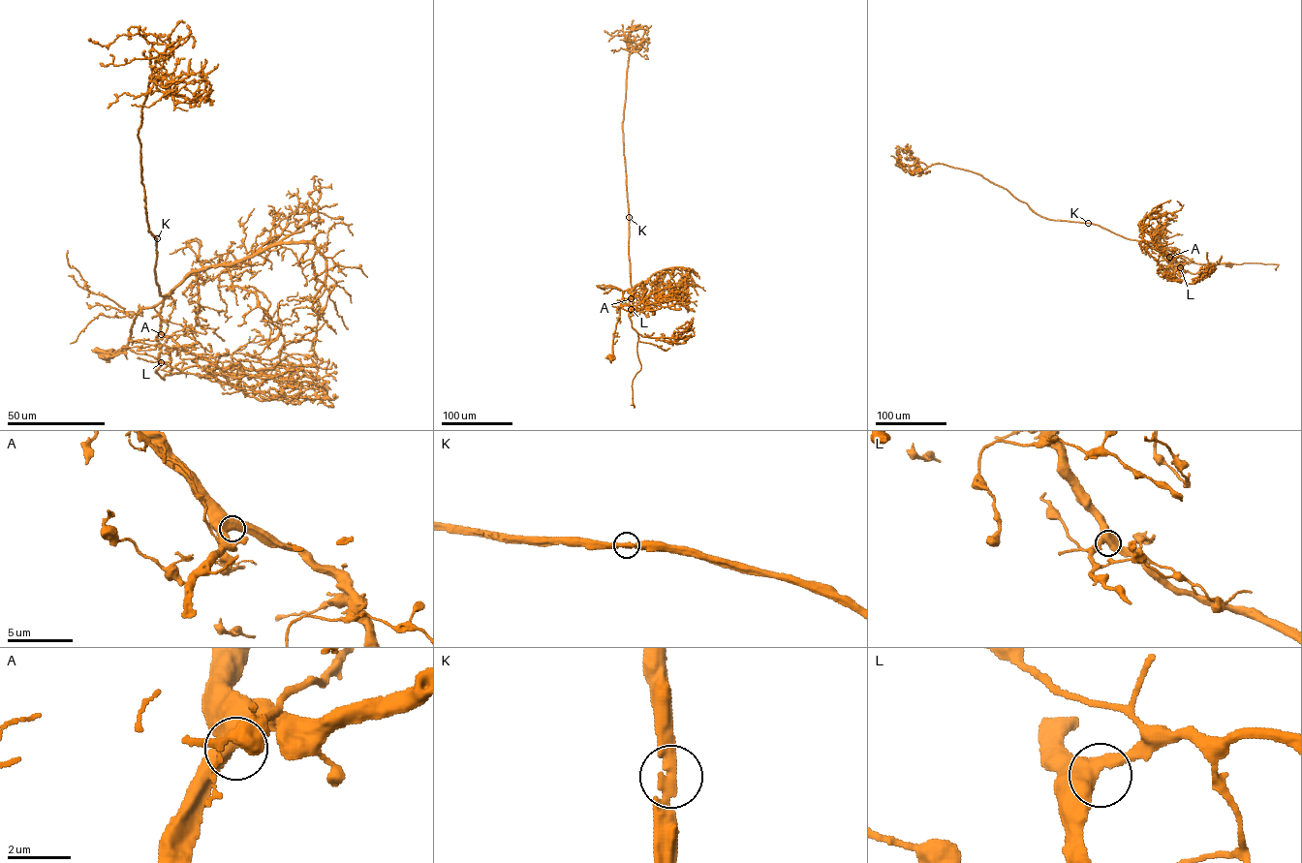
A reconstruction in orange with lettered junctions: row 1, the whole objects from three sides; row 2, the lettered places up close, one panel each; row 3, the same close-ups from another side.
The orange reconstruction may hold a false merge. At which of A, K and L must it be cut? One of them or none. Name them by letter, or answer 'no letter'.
no letter

